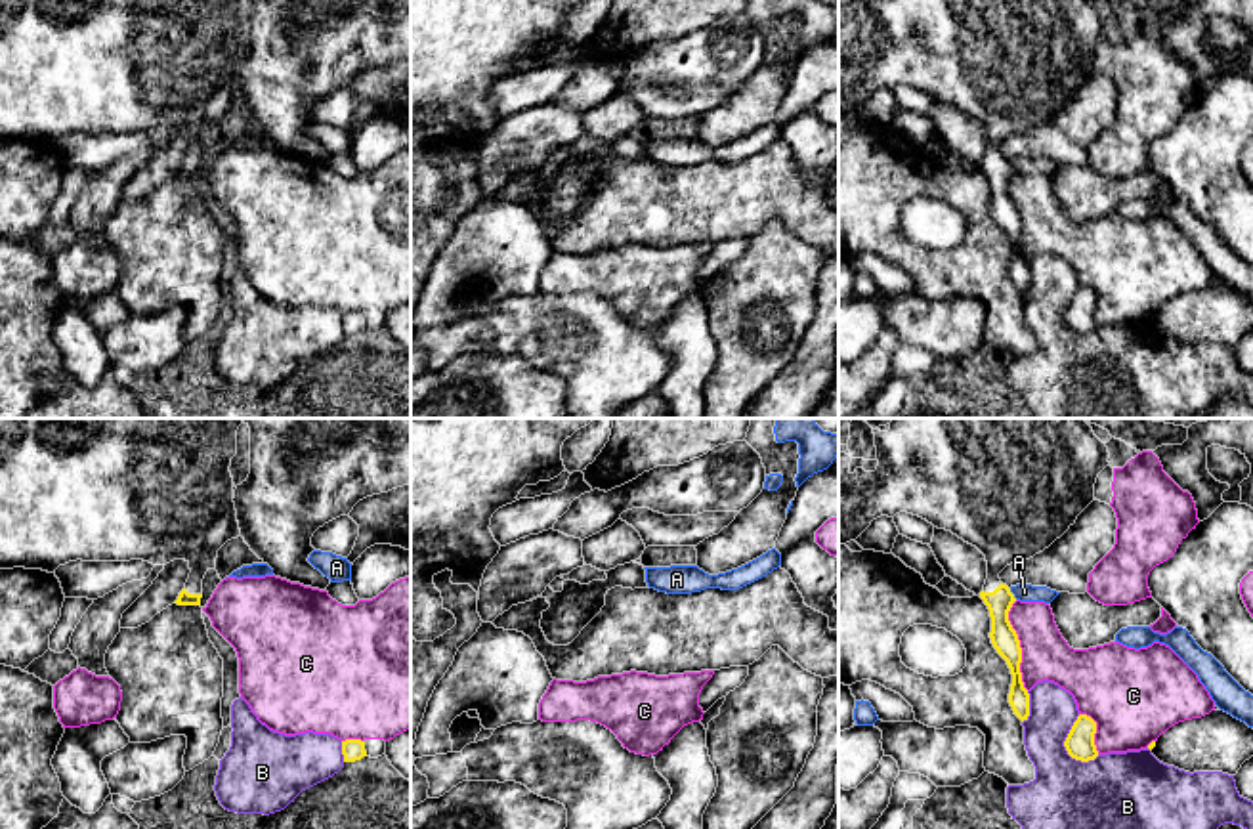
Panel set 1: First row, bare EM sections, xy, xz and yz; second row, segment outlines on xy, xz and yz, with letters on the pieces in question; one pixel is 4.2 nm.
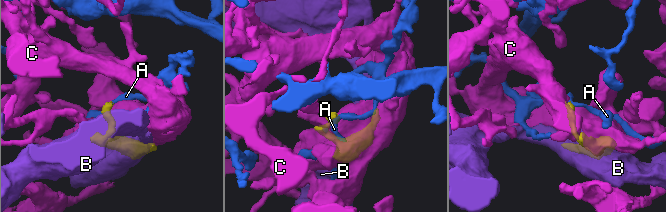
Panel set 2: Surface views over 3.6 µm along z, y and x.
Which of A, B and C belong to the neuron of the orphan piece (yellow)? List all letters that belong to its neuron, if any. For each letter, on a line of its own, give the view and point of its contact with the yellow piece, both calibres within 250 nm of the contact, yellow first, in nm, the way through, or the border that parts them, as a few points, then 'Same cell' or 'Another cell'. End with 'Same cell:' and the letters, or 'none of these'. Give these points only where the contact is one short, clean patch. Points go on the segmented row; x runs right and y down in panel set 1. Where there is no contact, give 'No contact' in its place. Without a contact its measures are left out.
A: Touches yellow at yz (1013, 595). Thickness 110 nm (yellow) against 80 nm. Boundary: yz (1009, 589), (1017, 598). Another cell
B: Touches yellow at yz (1064, 743). Thickness 130 nm (yellow) against 300 nm. Another cell
C: Touches yellow at yz (1019, 646). Thickness 110 nm (yellow) against 200 nm. Another cell
Same cell: none of these

